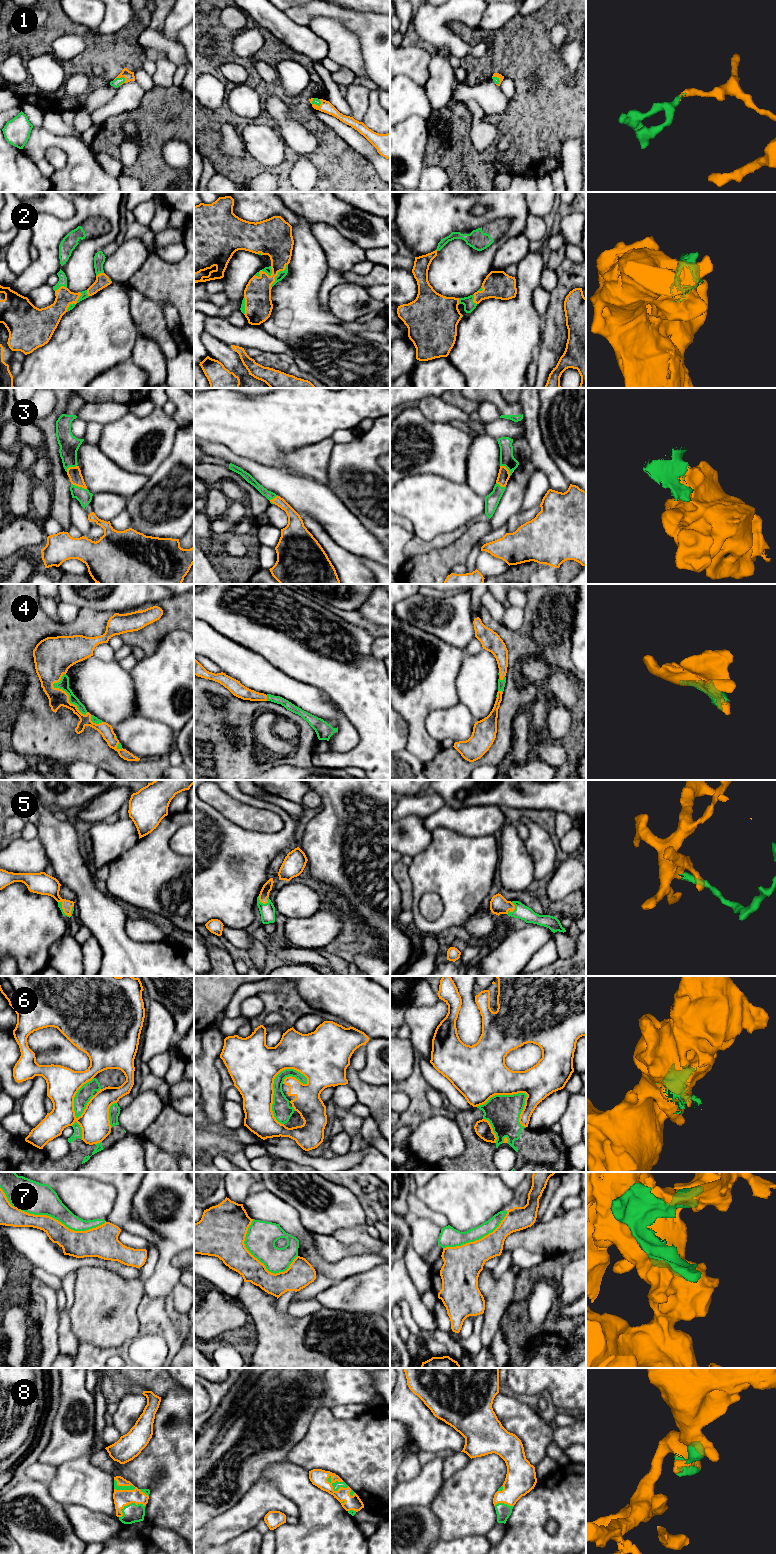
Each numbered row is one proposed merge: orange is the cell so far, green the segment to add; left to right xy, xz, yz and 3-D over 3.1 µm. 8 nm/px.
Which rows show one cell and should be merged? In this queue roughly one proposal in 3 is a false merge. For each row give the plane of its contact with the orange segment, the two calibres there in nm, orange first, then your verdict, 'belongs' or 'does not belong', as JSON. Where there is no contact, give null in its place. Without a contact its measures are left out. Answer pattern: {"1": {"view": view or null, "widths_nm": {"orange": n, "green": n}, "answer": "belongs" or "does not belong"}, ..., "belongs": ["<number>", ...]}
{"1": {"view": "xy", "widths_nm": {"orange": 80, "green": 70}, "answer": "belongs"}, "2": {"view": "xz", "widths_nm": {"orange": 240, "green": 60}, "answer": "belongs"}, "3": {"view": "yz", "widths_nm": {"orange": 100, "green": 120}, "answer": "belongs"}, "4": {"view": "xy", "widths_nm": {"orange": 240, "green": 80}, "answer": "belongs"}, "5": {"view": "xy", "widths_nm": {"orange": 170, "green": 30}, "answer": "belongs"}, "6": {"view": "xz", "widths_nm": {"orange": 380, "green": 150}, "answer": "does not belong"}, "7": {"view": "xy", "widths_nm": {"orange": 170, "green": 260}, "answer": "does not belong"}, "8": {"view": "xz", "widths_nm": {"orange": 140, "green": 60}, "answer": "belongs"}, "belongs": ["1", "2", "3", "4", "5", "8"]}

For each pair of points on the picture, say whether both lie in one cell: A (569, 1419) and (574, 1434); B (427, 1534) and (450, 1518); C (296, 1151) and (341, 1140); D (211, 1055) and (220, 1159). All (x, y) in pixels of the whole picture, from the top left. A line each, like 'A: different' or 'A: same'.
A: different
B: different
C: different
D: different

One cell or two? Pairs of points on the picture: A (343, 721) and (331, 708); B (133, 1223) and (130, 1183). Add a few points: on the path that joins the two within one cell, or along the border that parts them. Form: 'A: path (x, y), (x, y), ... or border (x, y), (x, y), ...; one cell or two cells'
A: border (337, 708), (338, 723); two cells
B: path (125, 1214), (125, 1193); one cell

